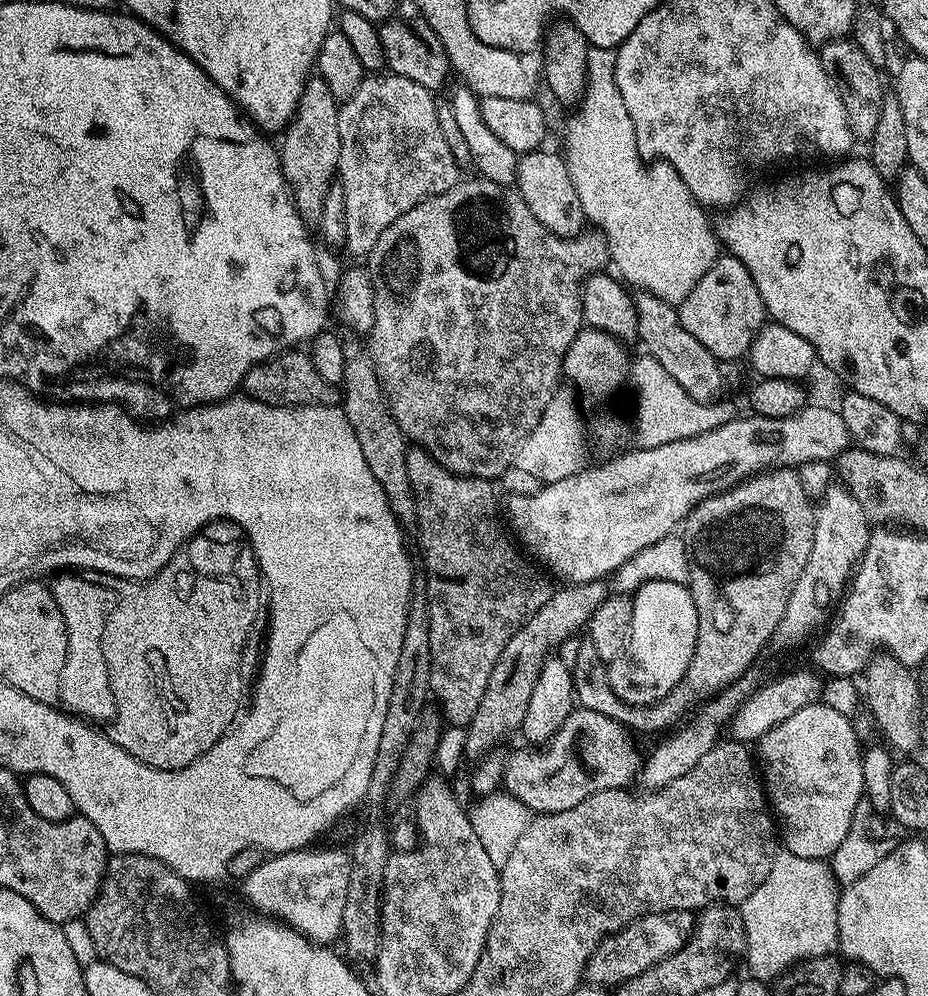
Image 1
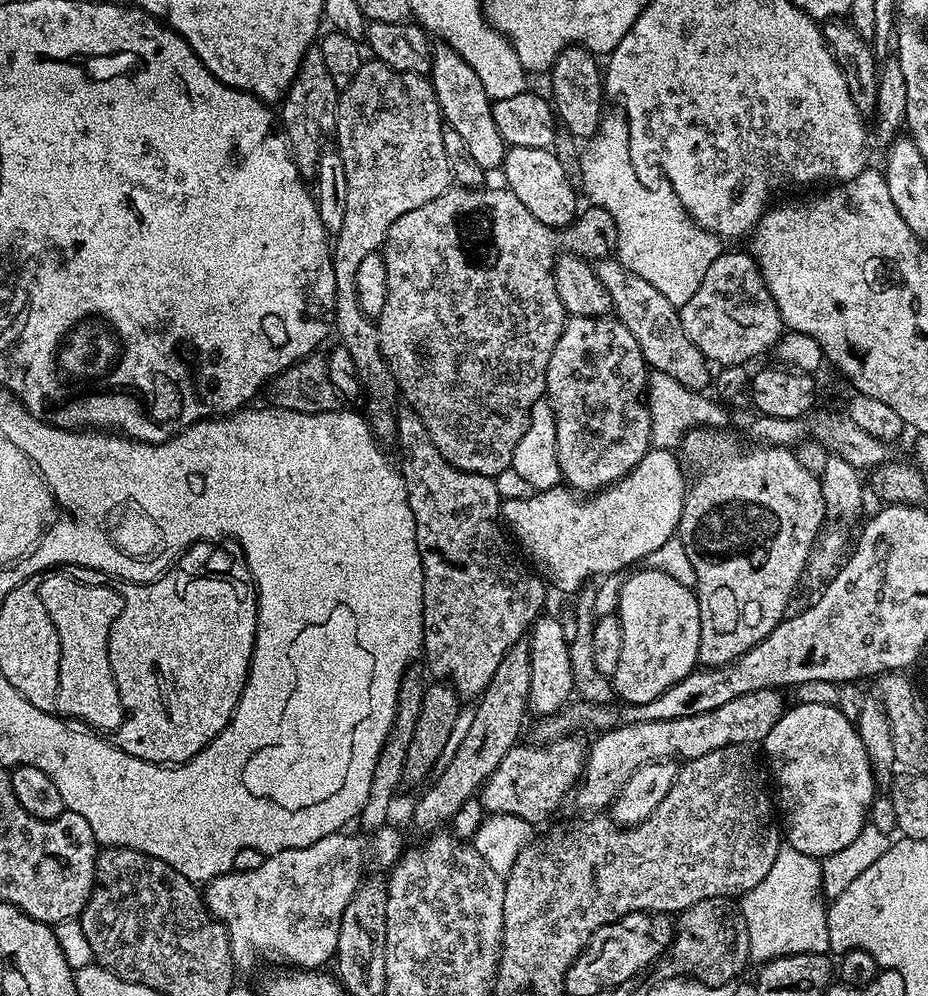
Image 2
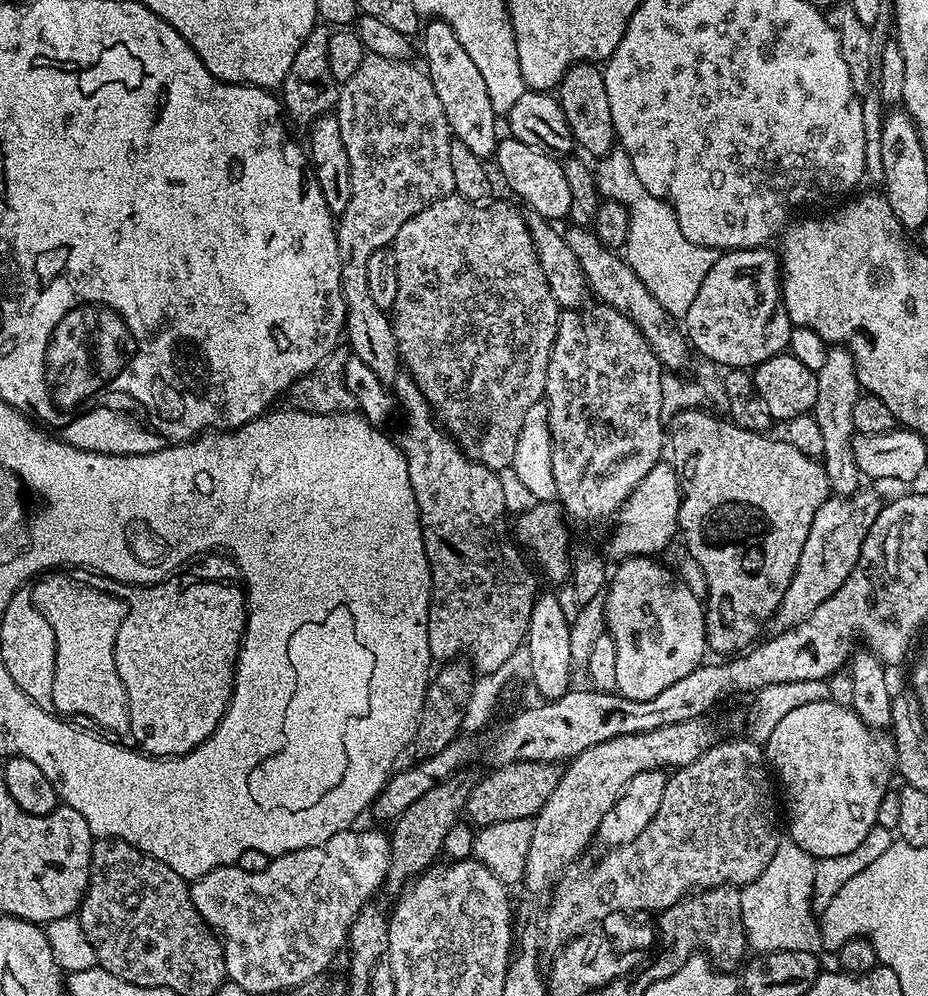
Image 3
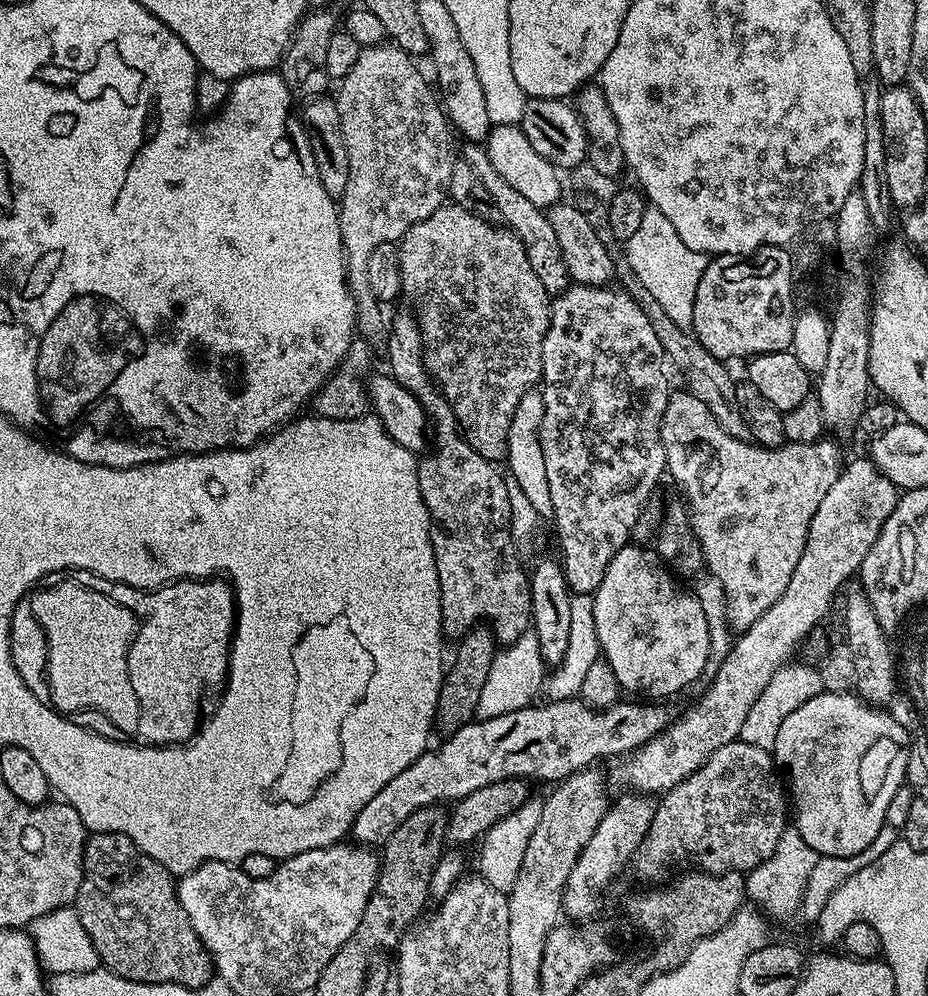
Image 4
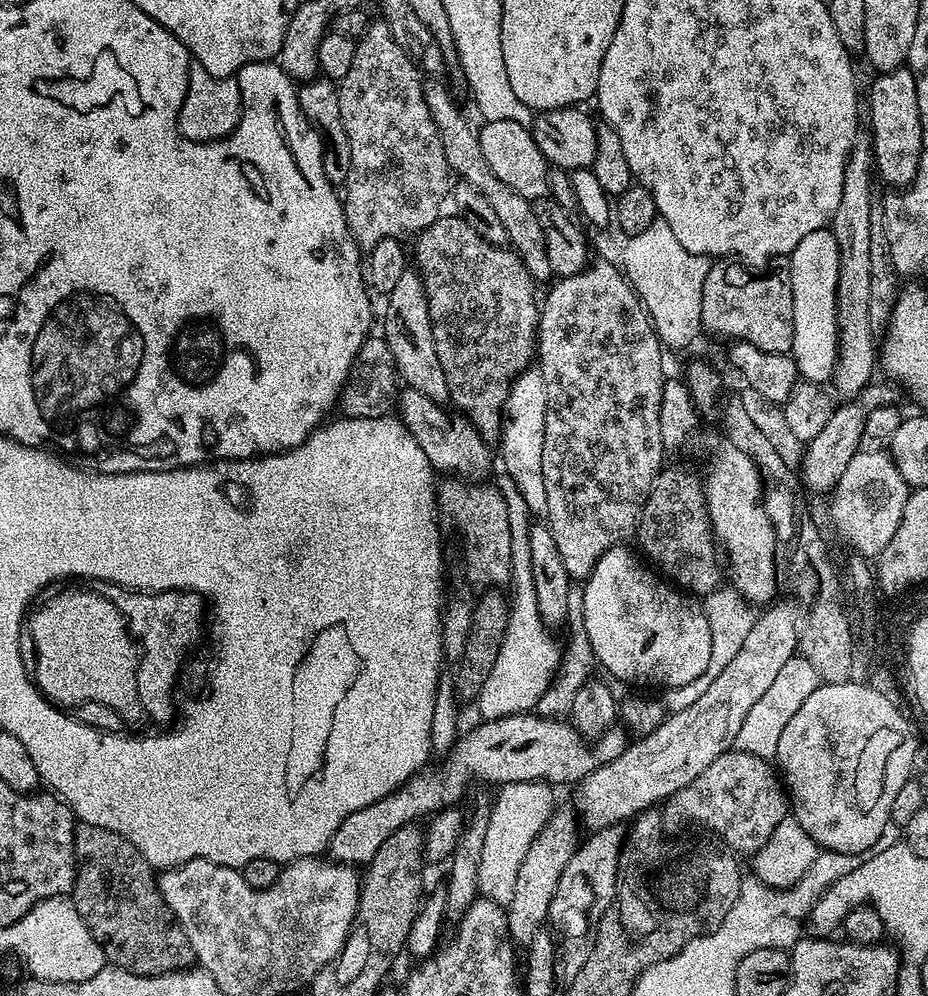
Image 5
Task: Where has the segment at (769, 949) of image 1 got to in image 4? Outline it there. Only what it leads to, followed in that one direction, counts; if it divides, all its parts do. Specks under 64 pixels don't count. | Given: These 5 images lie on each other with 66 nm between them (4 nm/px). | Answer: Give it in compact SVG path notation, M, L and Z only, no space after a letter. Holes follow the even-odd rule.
M785 827L782 838L778 838L778 846L774 846L774 854L770 854L770 858L766 858L766 862L762 862L747 873L747 899L757 909L767 913L769 917L777 916L780 920L794 915L795 912L799 913L802 908L804 891L808 889L810 874L814 870L817 859L816 852L810 850L810 846L806 846L802 834L798 834L795 827Z

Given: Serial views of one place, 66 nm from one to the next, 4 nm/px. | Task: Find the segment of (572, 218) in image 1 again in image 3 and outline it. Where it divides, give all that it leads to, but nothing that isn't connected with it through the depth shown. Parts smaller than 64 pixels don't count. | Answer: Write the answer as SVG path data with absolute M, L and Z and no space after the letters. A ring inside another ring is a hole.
M505 138L497 143L494 163L500 167L500 176L508 183L509 190L518 199L525 200L535 215L549 222L560 222L556 220L571 210L572 184L557 157L542 154L534 146L526 146L526 142Z

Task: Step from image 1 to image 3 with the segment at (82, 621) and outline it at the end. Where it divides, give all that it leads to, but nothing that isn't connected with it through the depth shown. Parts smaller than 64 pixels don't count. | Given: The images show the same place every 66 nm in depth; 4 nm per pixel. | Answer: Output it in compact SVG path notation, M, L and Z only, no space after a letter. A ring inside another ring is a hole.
M60 574L45 575L30 588L38 610L54 630L54 709L68 718L85 716L97 724L97 729L105 728L100 730L108 734L127 733L130 710L126 686L122 686L122 678L118 678L118 666L114 662L114 642L128 613L128 605L121 597L119 600L97 586L78 582L71 575L56 575Z

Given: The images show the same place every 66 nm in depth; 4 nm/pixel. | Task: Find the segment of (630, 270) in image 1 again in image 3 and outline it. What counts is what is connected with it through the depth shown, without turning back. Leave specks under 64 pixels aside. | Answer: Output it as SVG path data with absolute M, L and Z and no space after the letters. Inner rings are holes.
M623 150L613 151L599 164L596 184L600 187L601 197L625 204L632 219L626 245L628 265L638 278L642 278L642 286L662 302L662 310L674 318L683 318L690 310L690 302L694 302L698 295L706 274L710 274L710 266L714 266L717 249L698 246L682 234L682 226L678 226L678 218L667 200L650 194L646 186L638 182L638 174L634 174L634 166Z

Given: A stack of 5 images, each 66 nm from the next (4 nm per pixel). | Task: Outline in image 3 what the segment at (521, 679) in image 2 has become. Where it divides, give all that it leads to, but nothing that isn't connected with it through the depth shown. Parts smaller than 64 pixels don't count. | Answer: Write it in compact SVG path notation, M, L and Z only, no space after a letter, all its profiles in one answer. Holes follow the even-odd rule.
M468 770L461 771L452 775L449 780L443 780L441 784L434 786L434 790L426 790L426 794L418 798L418 802L411 804L396 817L391 825L392 832L390 831L392 849L386 881L387 891L392 891L392 894L399 893L421 872L437 863L444 850L446 834L450 834L450 826L454 826L461 819L473 785L474 777L472 778Z

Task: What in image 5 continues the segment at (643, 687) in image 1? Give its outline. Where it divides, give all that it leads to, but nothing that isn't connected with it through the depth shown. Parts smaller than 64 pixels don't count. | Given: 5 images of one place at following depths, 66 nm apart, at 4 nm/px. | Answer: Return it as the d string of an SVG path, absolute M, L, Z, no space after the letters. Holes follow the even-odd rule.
M619 544L606 550L582 584L584 629L590 638L590 646L594 646L597 665L601 669L605 668L613 676L613 681L653 684L659 690L684 687L702 675L710 662L710 627L703 612L703 603L677 590L667 579L657 575L639 555L631 556L626 549L624 544Z

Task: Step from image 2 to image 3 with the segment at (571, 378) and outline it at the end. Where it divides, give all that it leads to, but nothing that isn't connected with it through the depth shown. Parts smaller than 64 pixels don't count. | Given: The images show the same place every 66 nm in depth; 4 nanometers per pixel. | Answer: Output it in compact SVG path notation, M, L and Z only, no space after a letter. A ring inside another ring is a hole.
M592 303L561 311L558 334L554 338L554 346L546 370L546 386L544 387L544 400L548 405L548 429L550 430L550 470L554 472L556 500L565 517L573 525L575 525L574 523L604 524L608 519L611 521L619 513L626 498L636 489L638 482L642 482L642 478L646 478L646 474L650 474L650 470L656 464L661 463L662 453L666 448L666 416L662 402L662 378L665 373L662 371L660 359L656 357L650 342L646 342L646 338L638 330L638 326L634 322L630 322L630 318L626 318L609 304Z

